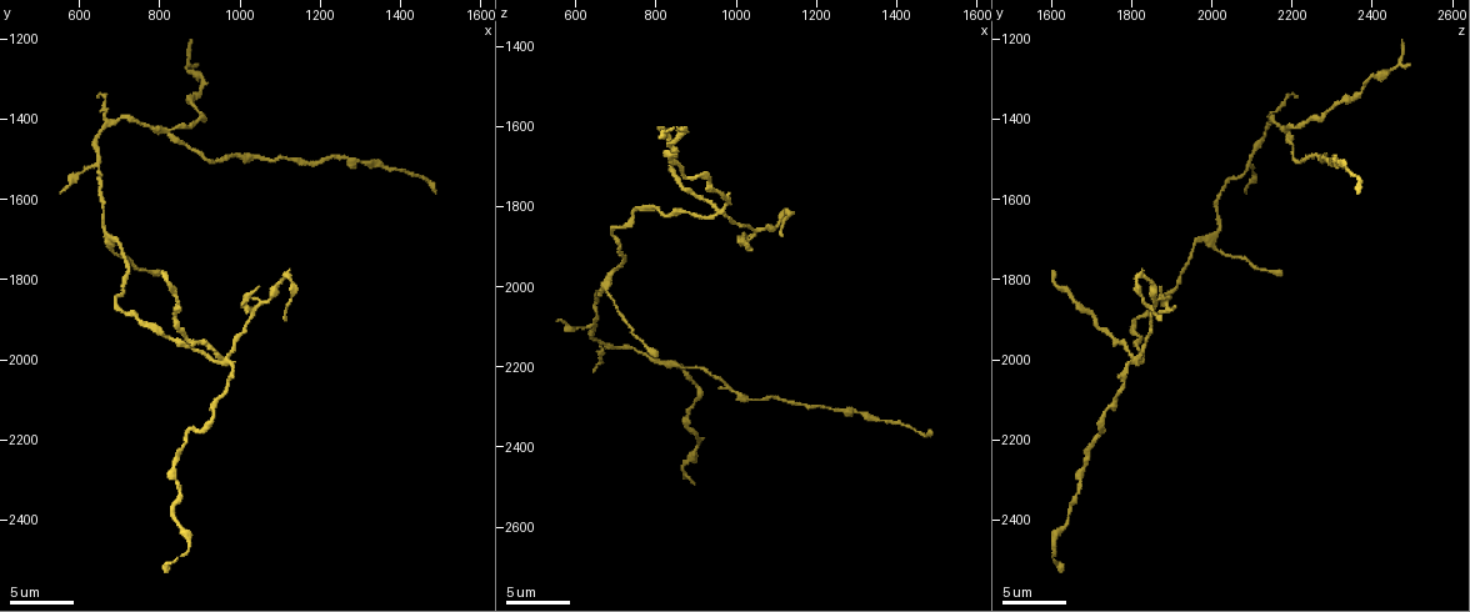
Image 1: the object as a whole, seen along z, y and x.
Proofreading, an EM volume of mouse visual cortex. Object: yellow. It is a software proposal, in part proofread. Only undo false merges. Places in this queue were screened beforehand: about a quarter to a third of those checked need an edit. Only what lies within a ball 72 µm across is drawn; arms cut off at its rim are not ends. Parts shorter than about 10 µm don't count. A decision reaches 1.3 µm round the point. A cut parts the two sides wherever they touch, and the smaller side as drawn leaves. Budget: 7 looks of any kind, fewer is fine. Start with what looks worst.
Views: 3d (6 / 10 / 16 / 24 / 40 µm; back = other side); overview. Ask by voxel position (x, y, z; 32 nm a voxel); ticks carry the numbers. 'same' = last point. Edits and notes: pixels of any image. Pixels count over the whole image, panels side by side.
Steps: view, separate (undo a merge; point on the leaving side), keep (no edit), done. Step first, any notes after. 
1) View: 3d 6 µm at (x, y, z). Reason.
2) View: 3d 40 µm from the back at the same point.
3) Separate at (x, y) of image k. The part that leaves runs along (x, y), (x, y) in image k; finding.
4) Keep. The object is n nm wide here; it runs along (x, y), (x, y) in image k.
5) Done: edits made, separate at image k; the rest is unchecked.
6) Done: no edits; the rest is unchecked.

View: 3d 6 µm at (965, 2000, 1810). Four arms meet.

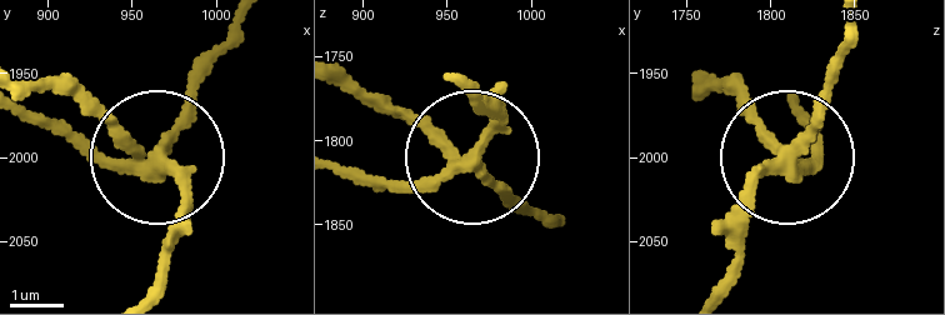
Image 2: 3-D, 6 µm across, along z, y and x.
View: 3d 6 µm from the back at (966, 2002, 1808). Other side.

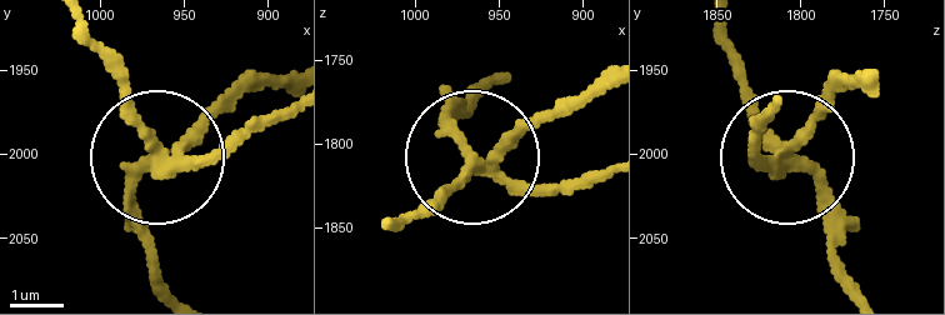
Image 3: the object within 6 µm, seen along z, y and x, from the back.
Keep. The object is 250 nm wide here; it runs along (771, 103), (754, 138), (766, 160), (776, 134), (718, 44) in image 3; one neuron here.

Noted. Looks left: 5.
View: 3d 10 µm at (660, 1690, 2005). Three-way junction.

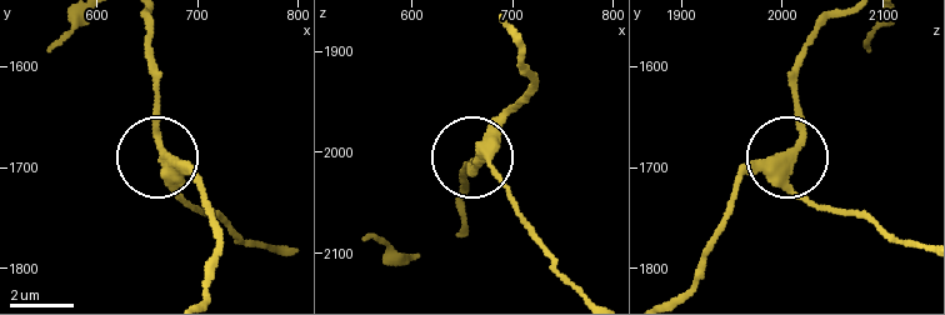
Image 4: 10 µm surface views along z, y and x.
Keep. The object is 310 nm wide here; continuous, no second neuron.

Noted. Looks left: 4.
View: 3d 6 µm at (830, 1445, 2195). Three arms meet.

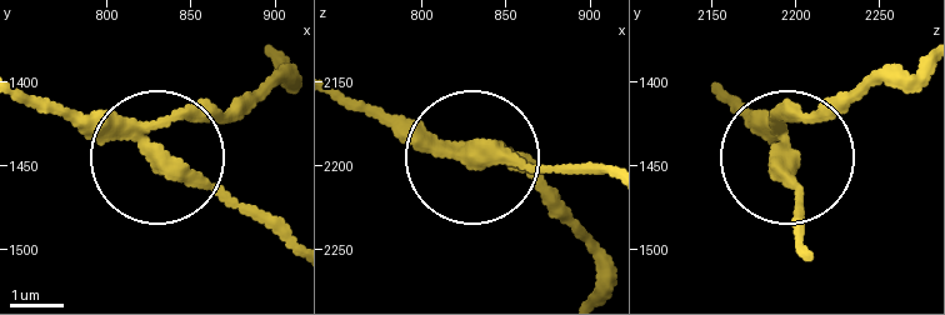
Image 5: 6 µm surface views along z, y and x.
Keep. 3 arms meet here; it runs along (726, 93), (784, 146), (784, 119), (829, 110), (865, 79) in image 5; all the same neuron.

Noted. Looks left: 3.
View: 3d 10 µm at (735, 1895, 1820). Thin neck.

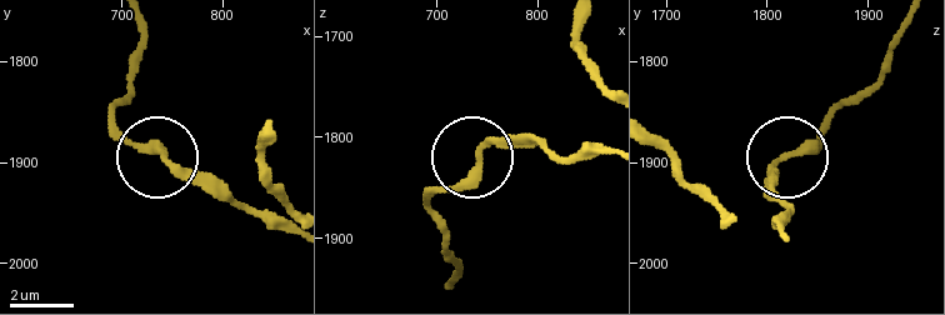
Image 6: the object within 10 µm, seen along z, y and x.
View: 3d 6 µm at (740, 1896, 1822).

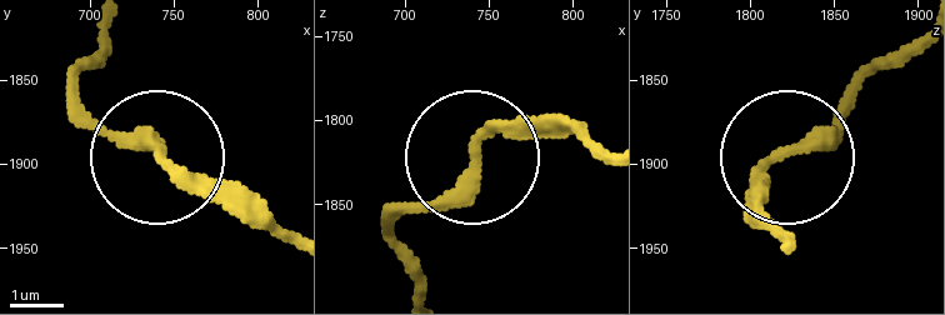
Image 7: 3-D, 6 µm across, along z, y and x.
Keep. It runs along (918, 39), (829, 133), (784, 150), (756, 226) in image 7; all the same neuron.

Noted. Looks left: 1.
Done: no edits; the rest is unchecked.

